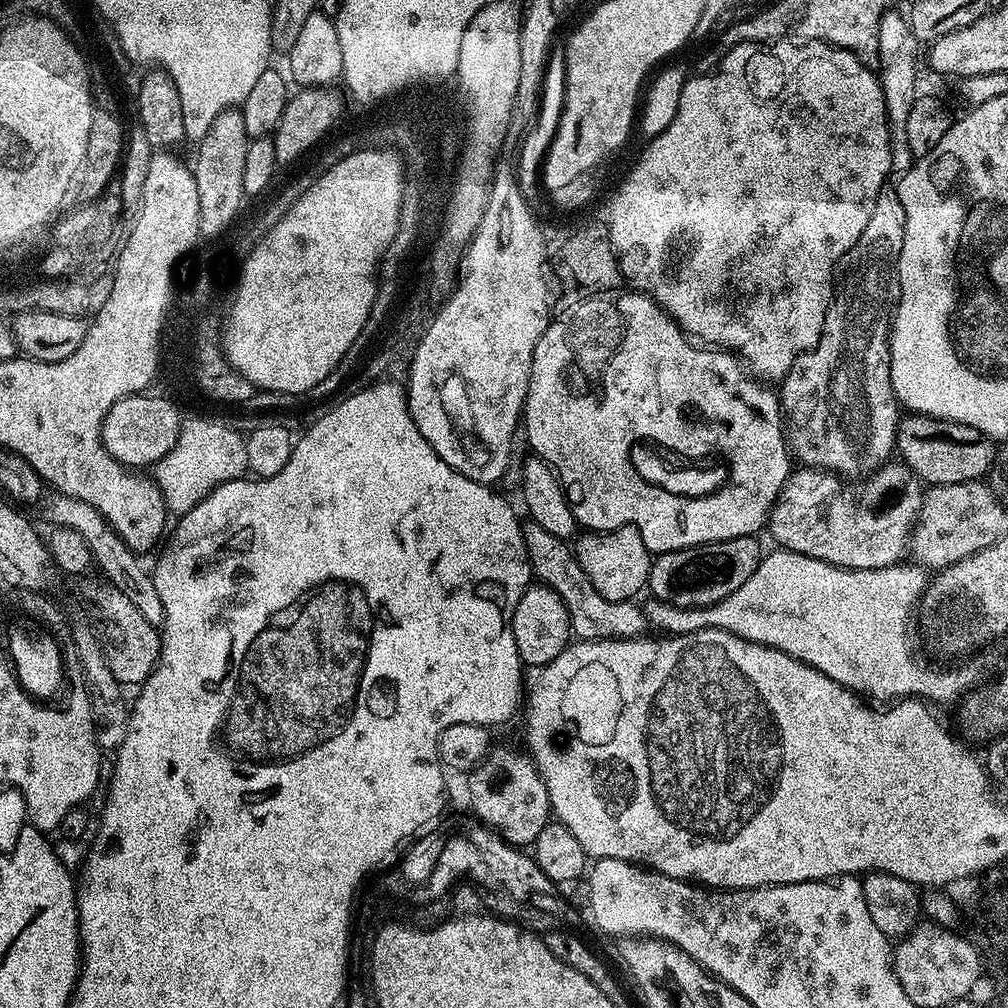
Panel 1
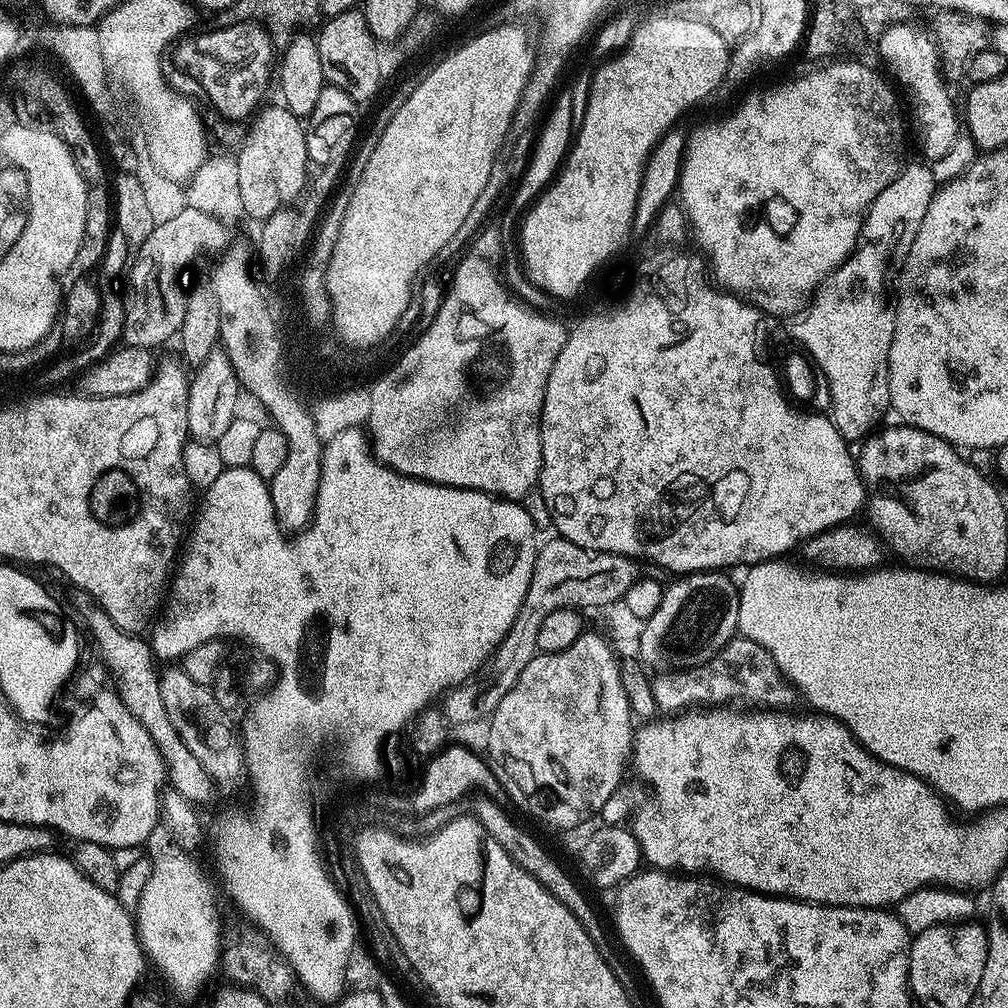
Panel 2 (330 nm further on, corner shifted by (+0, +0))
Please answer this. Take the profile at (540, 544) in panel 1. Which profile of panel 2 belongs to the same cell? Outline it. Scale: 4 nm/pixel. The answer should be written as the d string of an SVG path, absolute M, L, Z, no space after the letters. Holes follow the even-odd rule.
M741 635L732 639L711 662L700 668L657 675L652 680L652 689L657 709L664 714L684 714L699 709L699 704L728 706L731 700L756 710L788 710L798 697L792 681L785 676L771 654L758 642Z

